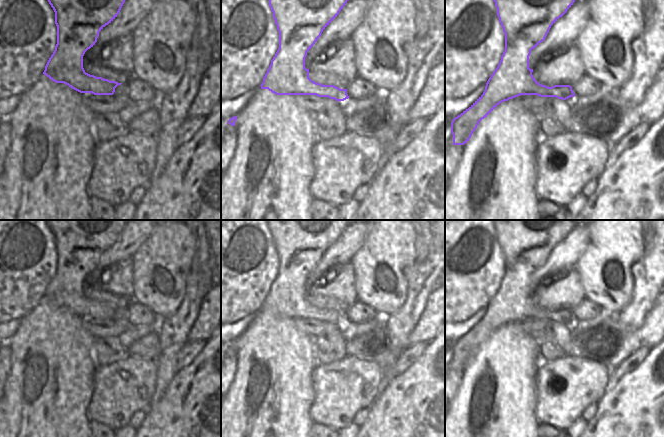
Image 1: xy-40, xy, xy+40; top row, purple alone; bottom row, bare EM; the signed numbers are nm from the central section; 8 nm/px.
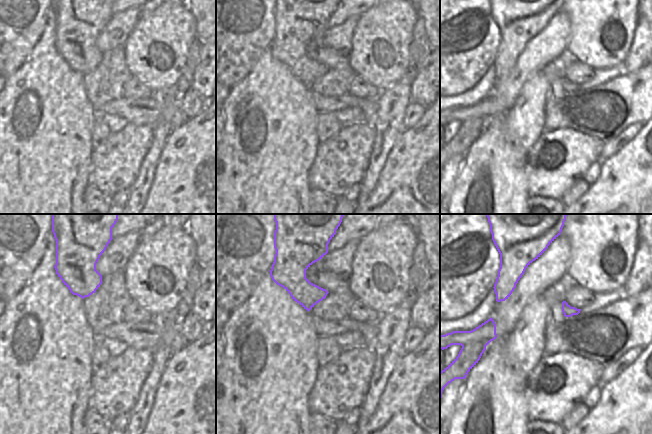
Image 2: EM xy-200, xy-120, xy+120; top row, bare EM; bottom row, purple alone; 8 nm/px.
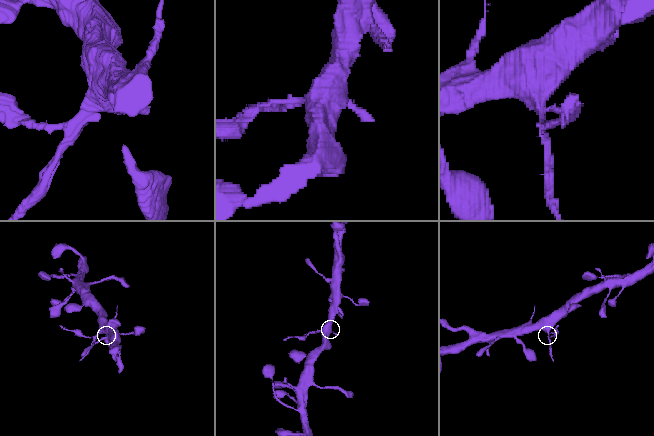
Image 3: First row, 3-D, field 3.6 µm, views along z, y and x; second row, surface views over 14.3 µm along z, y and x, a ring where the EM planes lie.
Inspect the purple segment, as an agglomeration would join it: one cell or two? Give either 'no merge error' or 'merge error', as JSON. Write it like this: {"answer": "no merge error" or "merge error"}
{"answer": "merge error"}

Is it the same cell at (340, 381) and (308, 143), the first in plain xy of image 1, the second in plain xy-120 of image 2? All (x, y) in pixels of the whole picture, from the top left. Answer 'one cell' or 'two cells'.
two cells

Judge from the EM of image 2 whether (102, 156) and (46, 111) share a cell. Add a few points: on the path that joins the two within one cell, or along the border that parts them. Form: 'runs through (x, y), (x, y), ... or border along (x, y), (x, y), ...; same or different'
border along (92, 149), (92, 169), (89, 172); different

